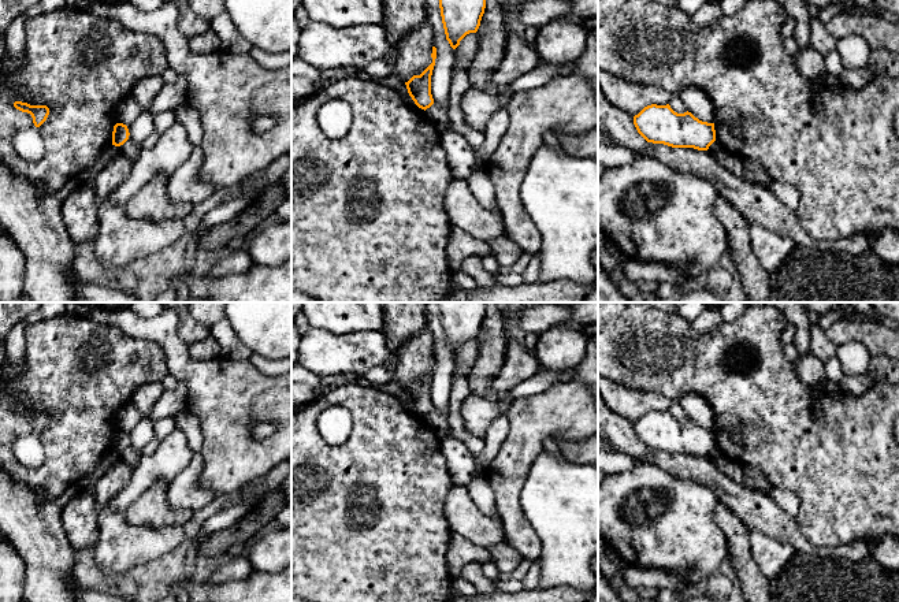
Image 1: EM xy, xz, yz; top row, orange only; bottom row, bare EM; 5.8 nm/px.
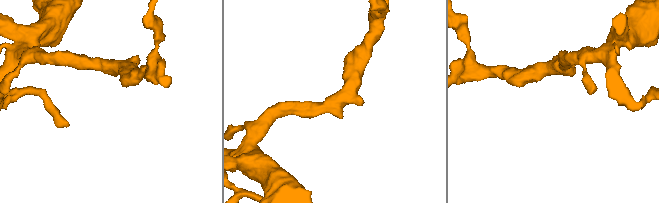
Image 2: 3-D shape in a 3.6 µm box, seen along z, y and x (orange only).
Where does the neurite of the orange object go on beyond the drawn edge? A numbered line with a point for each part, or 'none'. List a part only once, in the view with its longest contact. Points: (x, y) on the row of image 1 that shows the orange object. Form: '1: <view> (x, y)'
none

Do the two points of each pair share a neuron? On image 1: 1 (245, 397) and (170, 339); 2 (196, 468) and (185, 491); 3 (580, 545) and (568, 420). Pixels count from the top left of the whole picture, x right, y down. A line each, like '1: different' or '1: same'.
1: same
2: same
3: different

